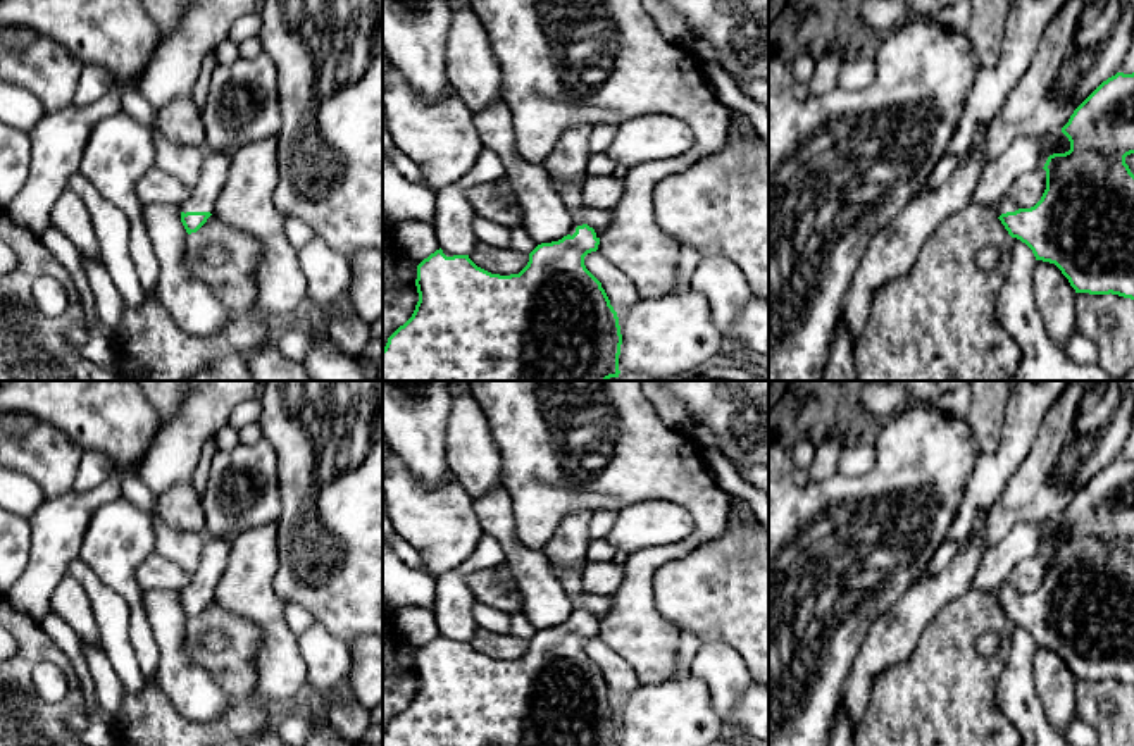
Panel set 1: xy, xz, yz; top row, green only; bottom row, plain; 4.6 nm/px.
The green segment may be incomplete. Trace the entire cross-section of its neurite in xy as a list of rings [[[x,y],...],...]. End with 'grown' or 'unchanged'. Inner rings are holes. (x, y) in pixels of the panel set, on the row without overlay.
[[[203,534],[198,569],[181,591],[181,608],[188,620],[196,619],[215,598],[215,587],[226,570],[229,550],[231,539]]]; grown

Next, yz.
[[[1117,458],[1103,467],[1074,496],[1062,519],[1069,524],[1070,536],[1048,543],[1041,586],[1031,594],[1022,594],[1005,581],[996,589],[998,605],[1012,624],[1032,636],[1036,646],[1055,650],[1075,679],[1112,679],[1134,686],[1134,560],[1125,550],[1125,543],[1134,539],[1134,458]]]; grown

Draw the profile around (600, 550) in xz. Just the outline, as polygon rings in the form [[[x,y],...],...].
[[[607,538],[589,539],[588,560],[607,562],[607,560],[614,560],[614,556],[615,556],[615,548],[607,541]]]

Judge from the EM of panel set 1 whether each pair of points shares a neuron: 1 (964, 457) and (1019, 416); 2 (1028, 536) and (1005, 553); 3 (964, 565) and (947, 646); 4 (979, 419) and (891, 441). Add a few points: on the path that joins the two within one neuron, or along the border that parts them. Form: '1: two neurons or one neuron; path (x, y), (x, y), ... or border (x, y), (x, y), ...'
1: two neurons; border (981, 453), (964, 491)
2: one neuron; path (1022, 541), (1010, 548)
3: two neurons; border (971, 590), (950, 600), (928, 626)
4: two neurons; border (965, 419), (974, 433)

